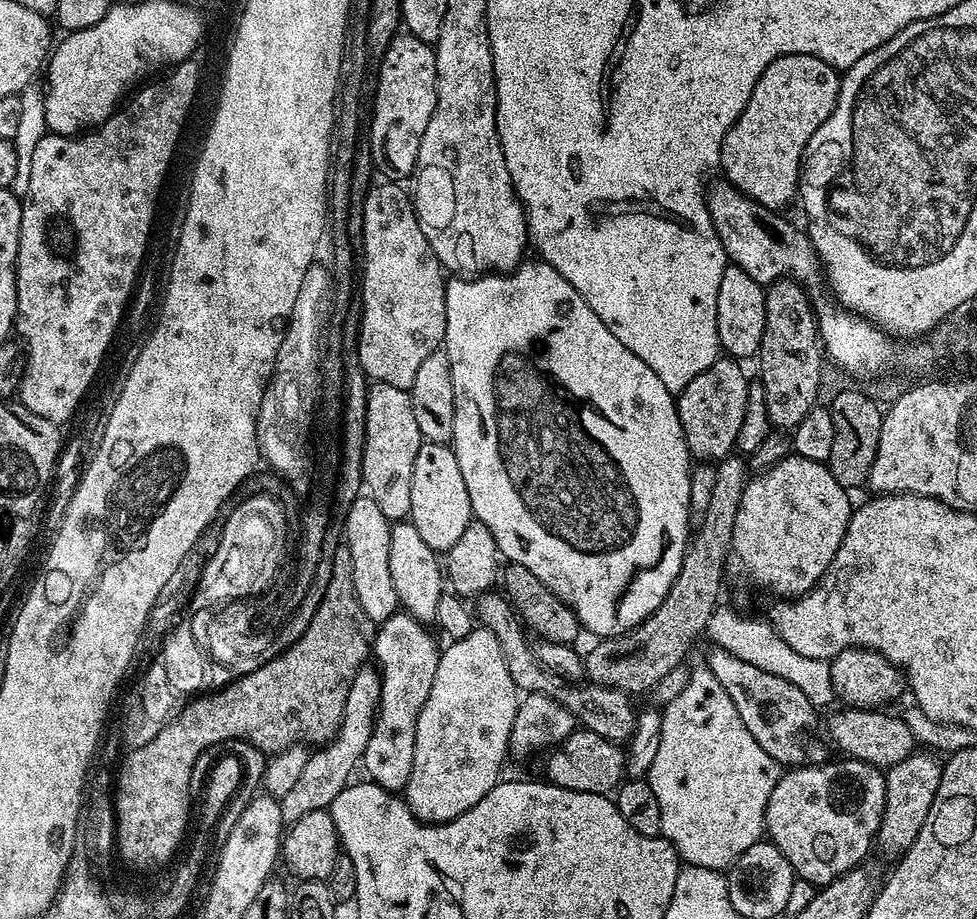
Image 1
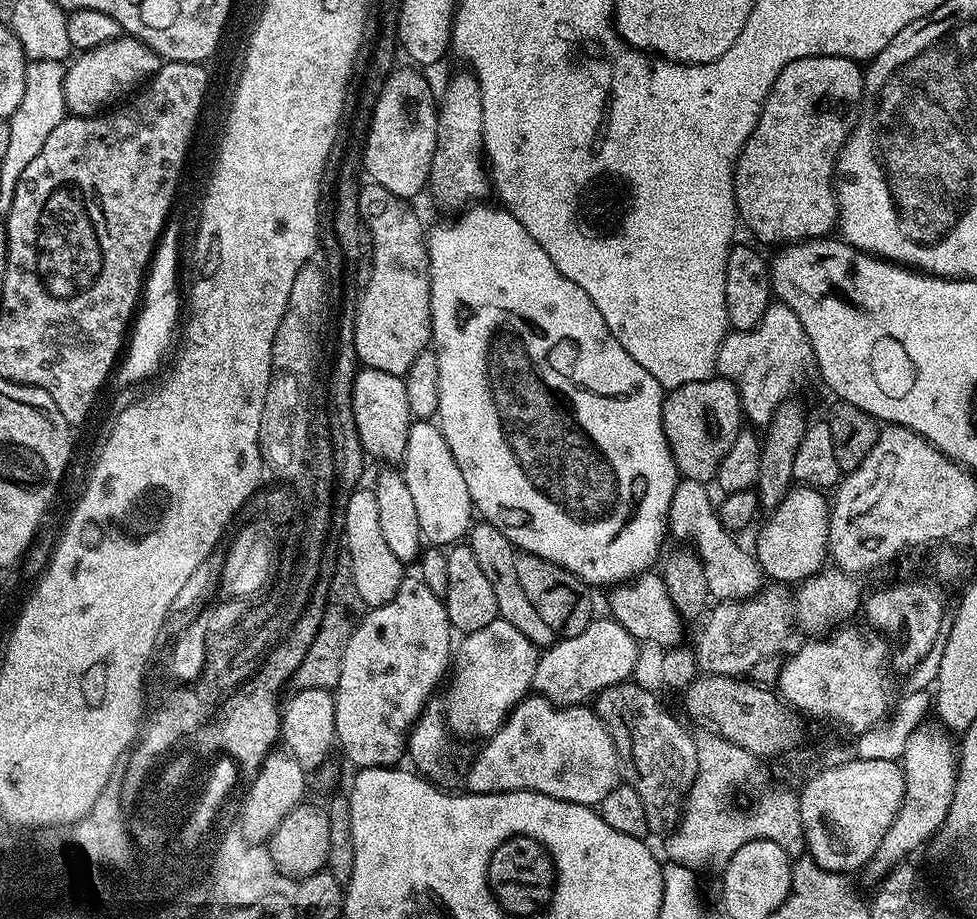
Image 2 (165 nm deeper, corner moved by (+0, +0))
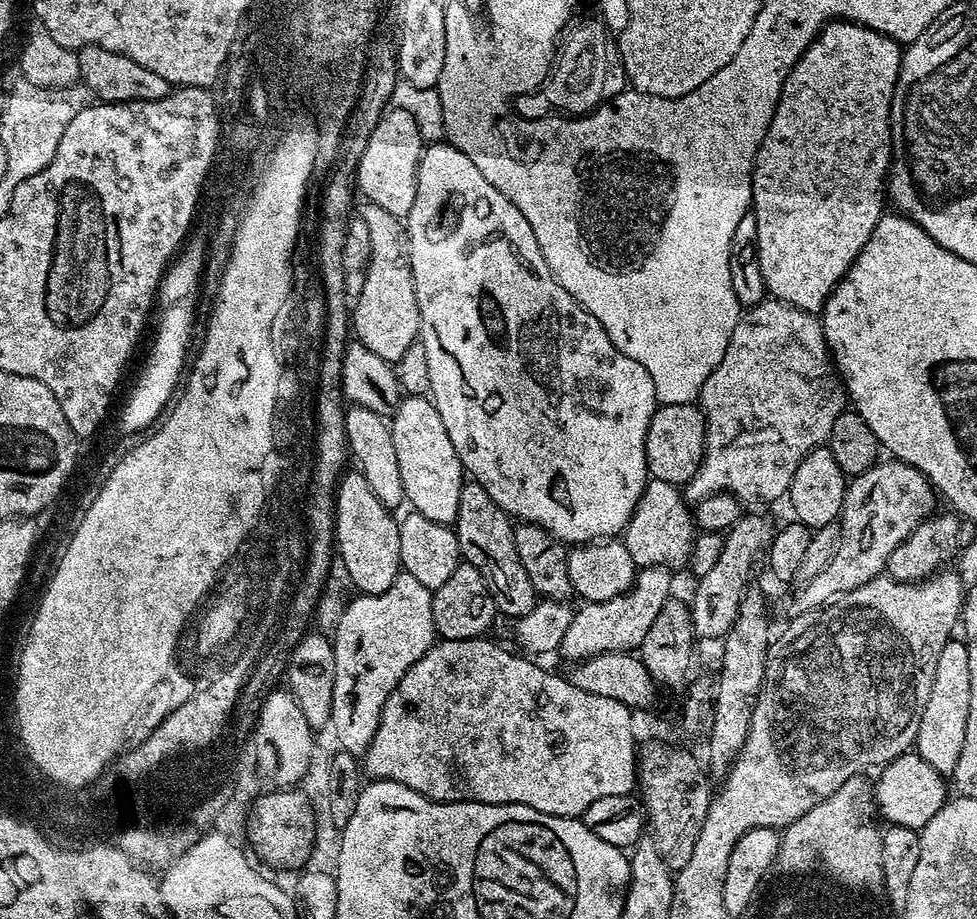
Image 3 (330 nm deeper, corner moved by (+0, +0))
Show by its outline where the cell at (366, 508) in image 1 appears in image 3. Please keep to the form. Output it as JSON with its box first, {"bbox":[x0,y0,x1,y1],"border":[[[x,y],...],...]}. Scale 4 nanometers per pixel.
{"bbox":[334,470,399,596],"border":[[[355,470],[345,471],[334,493],[336,497],[336,552],[350,570],[352,587],[357,593],[373,596],[390,590],[394,578],[399,576],[397,517],[389,508],[374,498],[374,490],[362,474]]]}

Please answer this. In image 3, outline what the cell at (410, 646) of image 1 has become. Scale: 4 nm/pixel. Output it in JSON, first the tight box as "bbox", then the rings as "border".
{"bbox":[330,571,438,757],"border":[[[401,571],[390,590],[353,598],[350,606],[346,606],[346,614],[342,614],[342,622],[338,622],[331,641],[336,669],[330,727],[337,745],[354,757],[363,757],[367,752],[394,686],[402,682],[406,670],[438,639],[432,593],[433,589]]]}

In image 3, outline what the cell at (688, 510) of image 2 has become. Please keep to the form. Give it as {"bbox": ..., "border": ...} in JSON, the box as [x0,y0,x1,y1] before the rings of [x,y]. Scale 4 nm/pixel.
{"bbox":[622,479,698,570],"border":[[[649,479],[640,500],[622,533],[623,544],[637,569],[662,566],[669,570],[684,568],[689,563],[694,537],[698,529],[694,512],[677,485]]]}

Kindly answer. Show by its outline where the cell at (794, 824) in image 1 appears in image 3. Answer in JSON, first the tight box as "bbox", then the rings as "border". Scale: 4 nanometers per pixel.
{"bbox":[874,750,946,829],"border":[[[915,750],[903,752],[898,758],[883,765],[880,774],[876,780],[876,788],[874,784],[874,804],[880,807],[880,812],[888,819],[889,825],[922,829],[946,802],[945,777],[924,761]]]}

